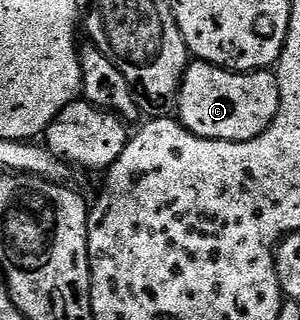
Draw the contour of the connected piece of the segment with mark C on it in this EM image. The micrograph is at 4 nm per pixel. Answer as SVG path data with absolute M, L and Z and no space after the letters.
M194 62L182 76L176 101L176 119L194 136L235 144L264 134L276 118L279 106L278 77L273 71L231 72L229 68Z

